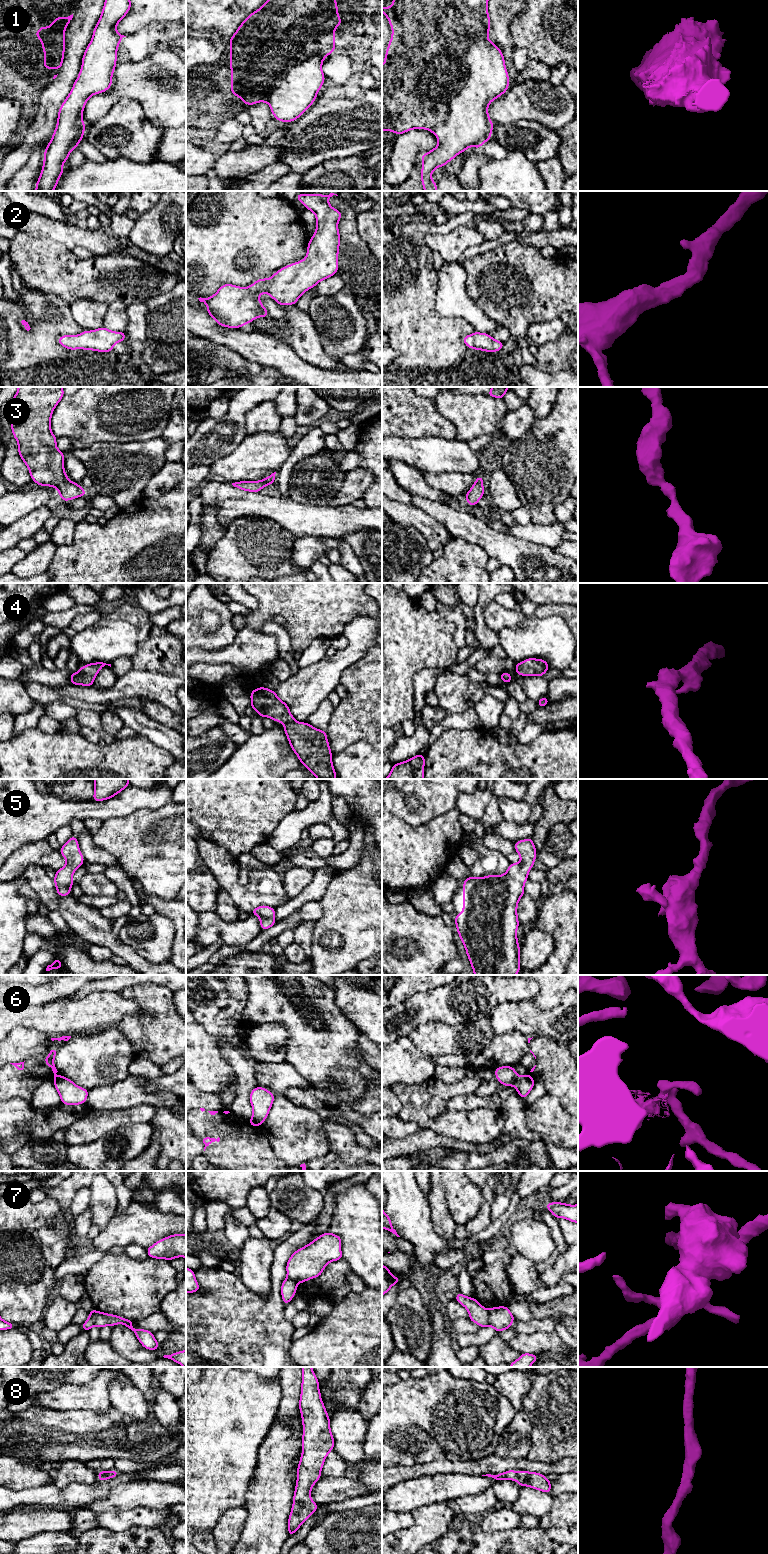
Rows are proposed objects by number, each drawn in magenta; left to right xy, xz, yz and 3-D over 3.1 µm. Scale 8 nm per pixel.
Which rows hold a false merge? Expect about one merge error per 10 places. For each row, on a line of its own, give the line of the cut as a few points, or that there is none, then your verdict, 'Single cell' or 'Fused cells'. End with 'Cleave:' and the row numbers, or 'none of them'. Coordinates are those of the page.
1: No split. Single cell
2: No split. Single cell
3: No split. Single cell
4: No split. Single cell
5: No split. Single cell
6: Split along xy (57, 1076), (53, 1080). Fused cells
7: Split along xy (95, 1310), (93, 1325). Fused cells
8: No split. Single cell
Cleave: 6, 7

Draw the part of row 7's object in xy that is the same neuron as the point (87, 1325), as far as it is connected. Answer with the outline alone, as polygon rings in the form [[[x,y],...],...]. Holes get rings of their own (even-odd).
[[[95,1309],[89,1311],[88,1320],[82,1324],[82,1328],[84,1331],[88,1332],[94,1326],[94,1313],[95,1313]]]

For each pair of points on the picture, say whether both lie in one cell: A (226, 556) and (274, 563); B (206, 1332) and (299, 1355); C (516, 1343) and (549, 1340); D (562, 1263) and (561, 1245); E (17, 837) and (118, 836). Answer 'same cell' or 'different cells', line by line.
A: same cell
B: different cells
C: same cell
D: different cells
E: different cells

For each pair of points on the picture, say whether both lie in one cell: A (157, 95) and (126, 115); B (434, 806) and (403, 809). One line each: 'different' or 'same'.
A: different
B: same

